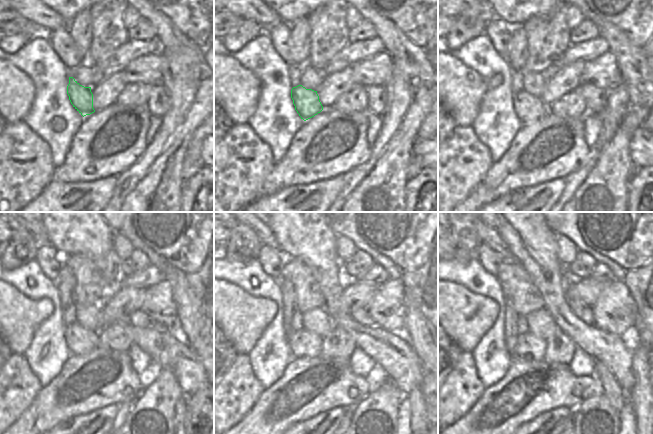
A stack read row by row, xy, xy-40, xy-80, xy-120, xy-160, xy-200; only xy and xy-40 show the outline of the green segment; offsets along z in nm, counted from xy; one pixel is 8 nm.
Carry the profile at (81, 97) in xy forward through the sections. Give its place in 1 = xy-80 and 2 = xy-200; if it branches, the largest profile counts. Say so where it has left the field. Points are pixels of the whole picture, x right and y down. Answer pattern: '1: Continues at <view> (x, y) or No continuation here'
1: Continues at xy-80 (528, 108)
2: Continues at xy-200 (529, 347).

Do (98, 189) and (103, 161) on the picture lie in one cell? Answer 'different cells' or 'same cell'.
different cells

